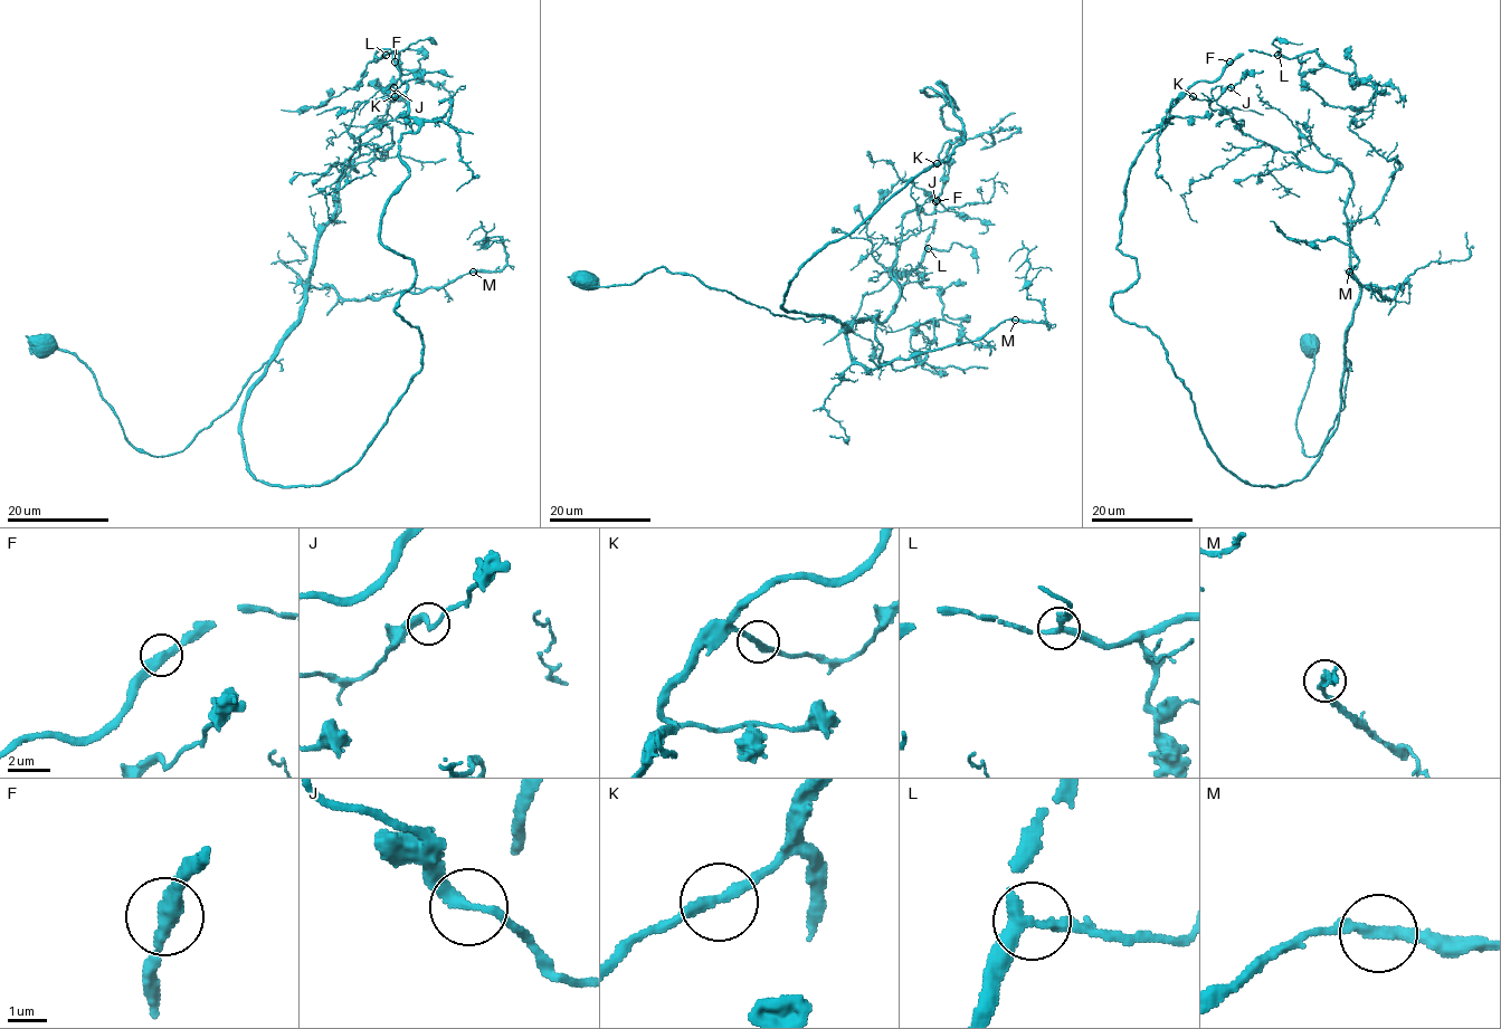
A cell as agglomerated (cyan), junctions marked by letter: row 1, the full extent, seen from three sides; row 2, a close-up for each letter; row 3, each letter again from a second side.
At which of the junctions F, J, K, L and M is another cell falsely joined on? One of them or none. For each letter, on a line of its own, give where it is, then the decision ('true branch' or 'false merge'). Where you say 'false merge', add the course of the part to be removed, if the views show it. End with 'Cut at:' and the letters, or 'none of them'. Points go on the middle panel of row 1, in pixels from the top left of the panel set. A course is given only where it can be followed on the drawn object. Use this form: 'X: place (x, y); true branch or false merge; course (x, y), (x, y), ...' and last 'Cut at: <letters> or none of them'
F: place (937, 200); true branch
J: place (936, 201); true branch
K: place (937, 163); true branch
L: place (928, 248); true branch
M: place (1015, 320); true branch
Cut at: none of them

